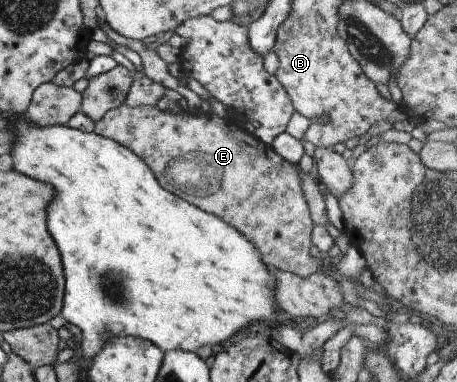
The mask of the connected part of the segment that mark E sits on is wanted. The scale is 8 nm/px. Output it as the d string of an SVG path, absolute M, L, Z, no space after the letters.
M122 104L118 108L108 110L95 122L93 133L109 138L133 152L150 168L158 184L166 191L189 204L196 205L200 210L218 216L220 220L236 229L252 246L256 246L260 260L267 268L291 272L302 278L314 273L332 274L319 263L319 259L309 254L310 233L314 224L306 200L302 196L296 166L276 154L271 145L248 135L230 120L206 114L176 114L158 110L155 106L132 108Z

